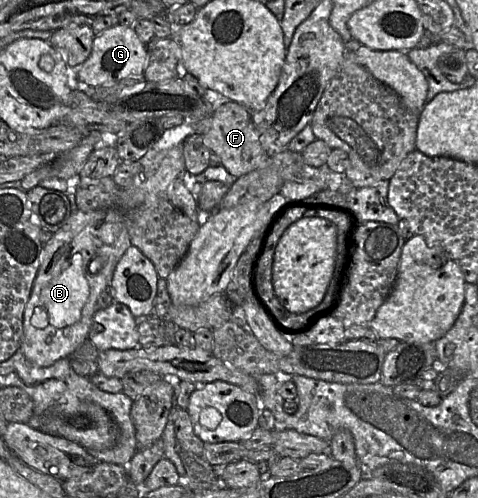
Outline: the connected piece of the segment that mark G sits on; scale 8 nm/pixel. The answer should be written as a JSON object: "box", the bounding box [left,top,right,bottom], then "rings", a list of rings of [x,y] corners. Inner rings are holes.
{"box":[77,24,147,88],"rings":[[[117,24],[95,36],[88,58],[77,72],[80,85],[87,88],[110,88],[128,78],[144,77],[147,61],[147,45],[141,41],[134,28]]]}

